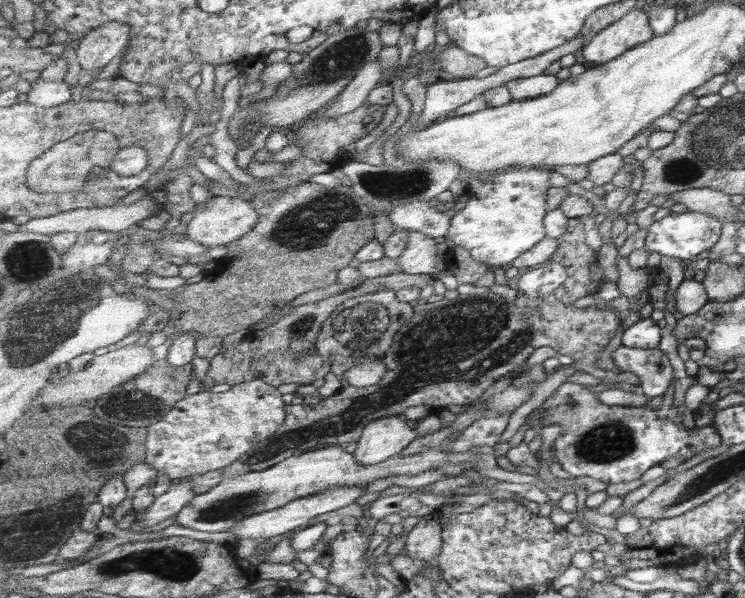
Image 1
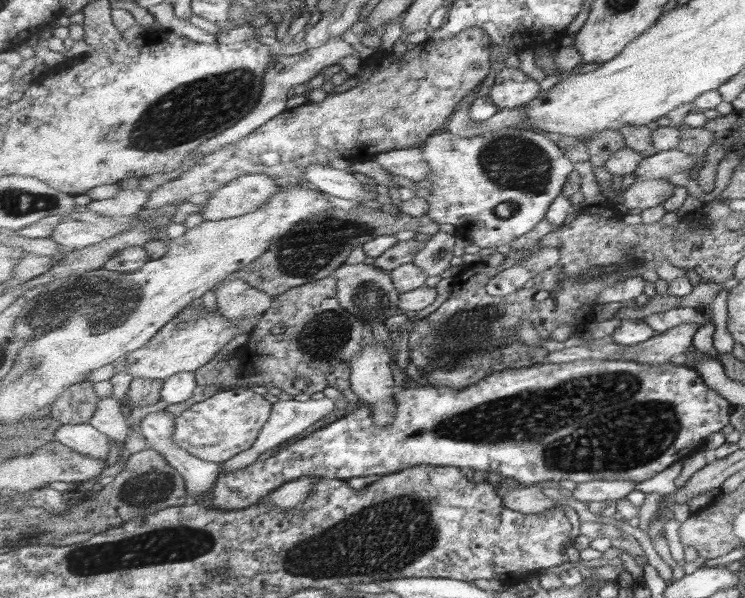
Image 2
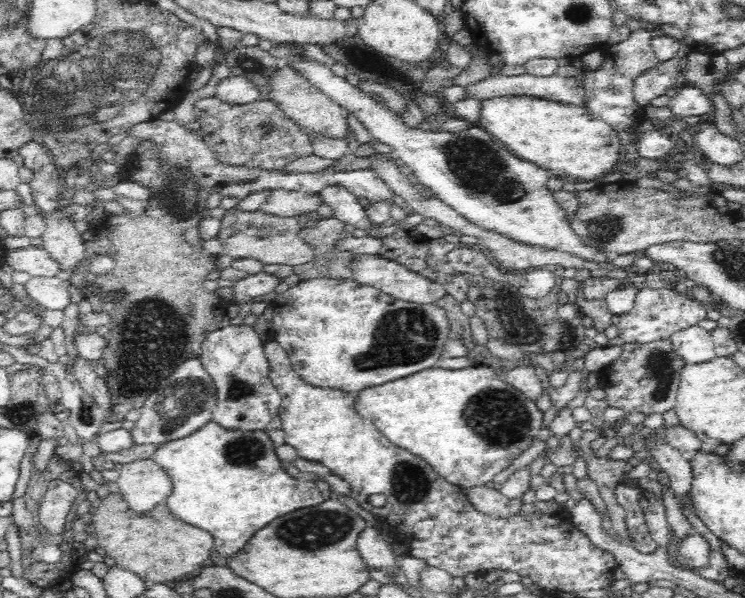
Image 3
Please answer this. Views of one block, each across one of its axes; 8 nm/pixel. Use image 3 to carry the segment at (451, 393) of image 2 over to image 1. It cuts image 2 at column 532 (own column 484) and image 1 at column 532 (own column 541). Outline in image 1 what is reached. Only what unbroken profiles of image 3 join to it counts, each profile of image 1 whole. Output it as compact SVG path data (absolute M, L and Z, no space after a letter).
M566 381L540 407L529 413L525 420L531 429L537 428L537 426L540 426L541 429L546 426L559 426L562 434L556 439L553 450L562 469L574 478L591 477L606 484L621 484L621 482L639 480L649 468L660 466L667 458L677 457L683 448L707 451L709 448L712 449L722 444L722 437L717 432L714 423L702 428L695 427L689 432L689 428L673 421L671 416L661 421L657 410L659 410L659 406L649 407L647 404L642 407L608 406L599 402L597 393L589 390L587 385Z

